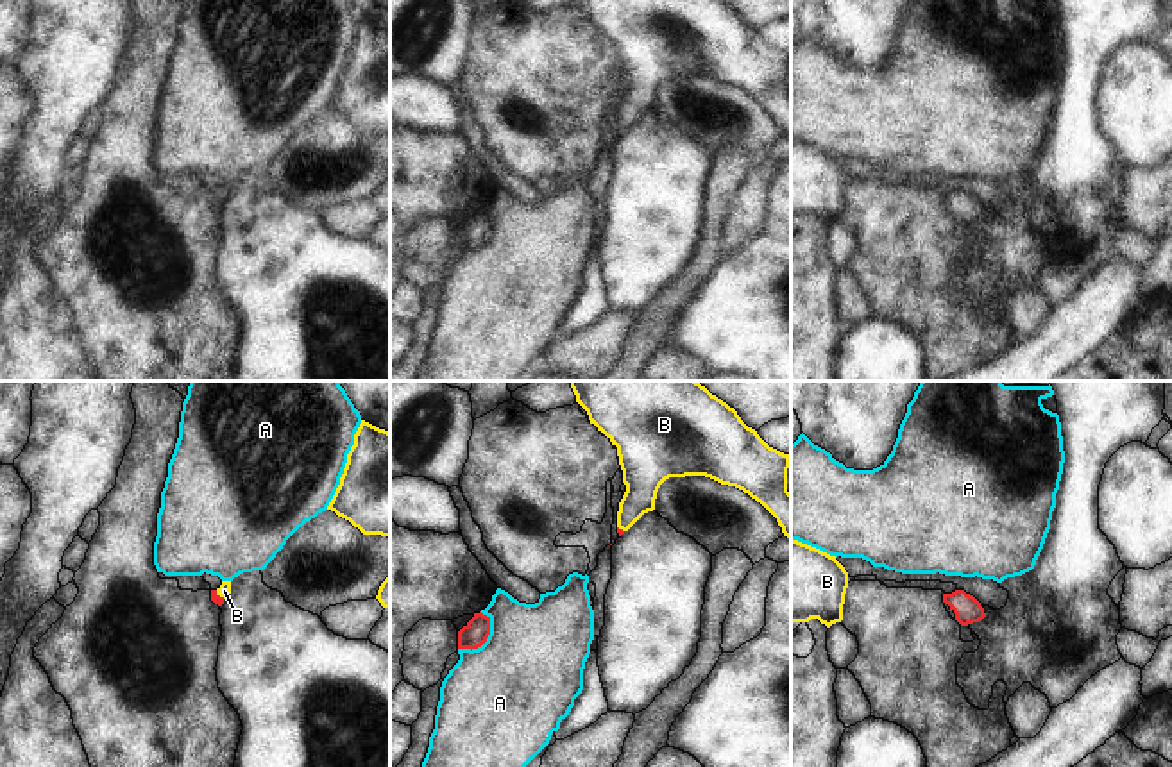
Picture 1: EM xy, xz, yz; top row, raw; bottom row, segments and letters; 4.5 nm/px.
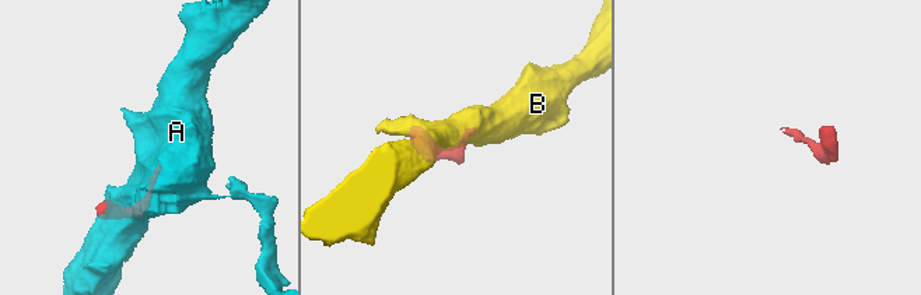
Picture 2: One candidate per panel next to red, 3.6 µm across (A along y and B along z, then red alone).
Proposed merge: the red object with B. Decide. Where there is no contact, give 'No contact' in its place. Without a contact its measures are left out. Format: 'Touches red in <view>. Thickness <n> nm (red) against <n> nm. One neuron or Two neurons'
Touches red in xy. Thickness 50 nm (red) against 60 nm. One neuron

